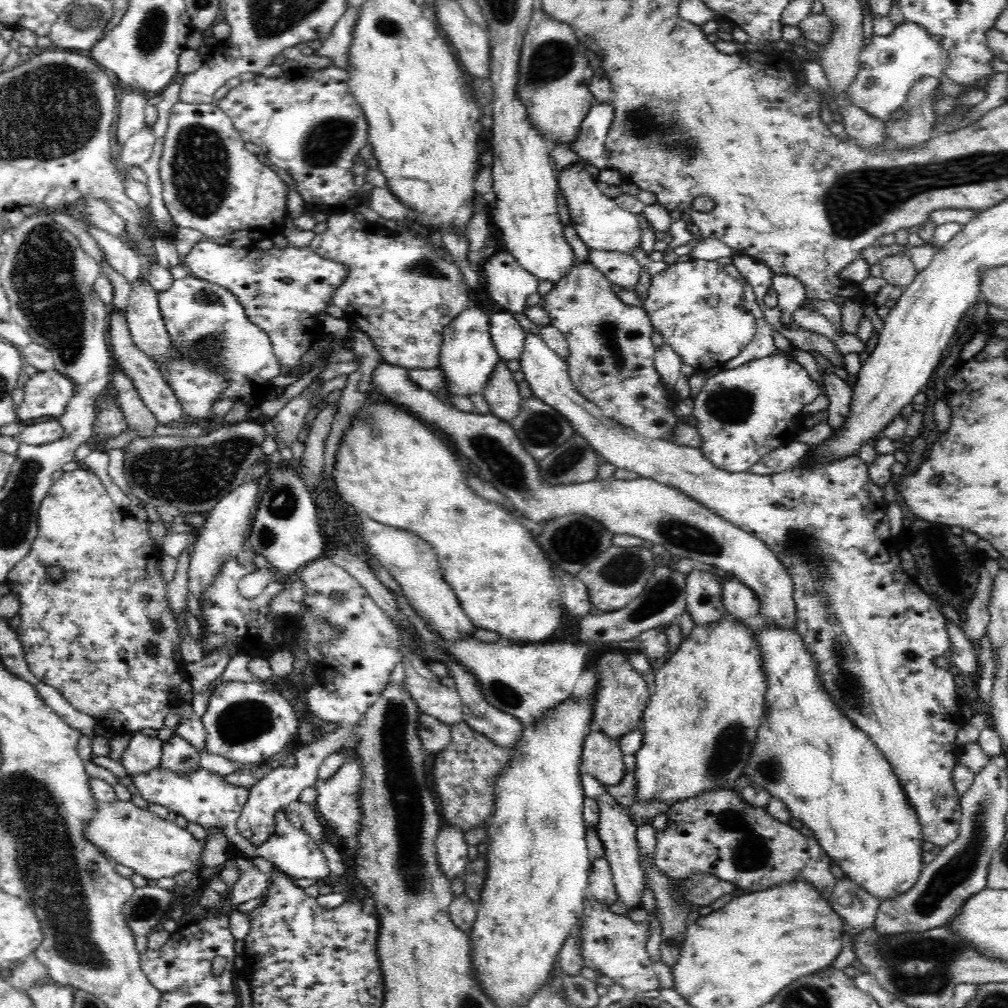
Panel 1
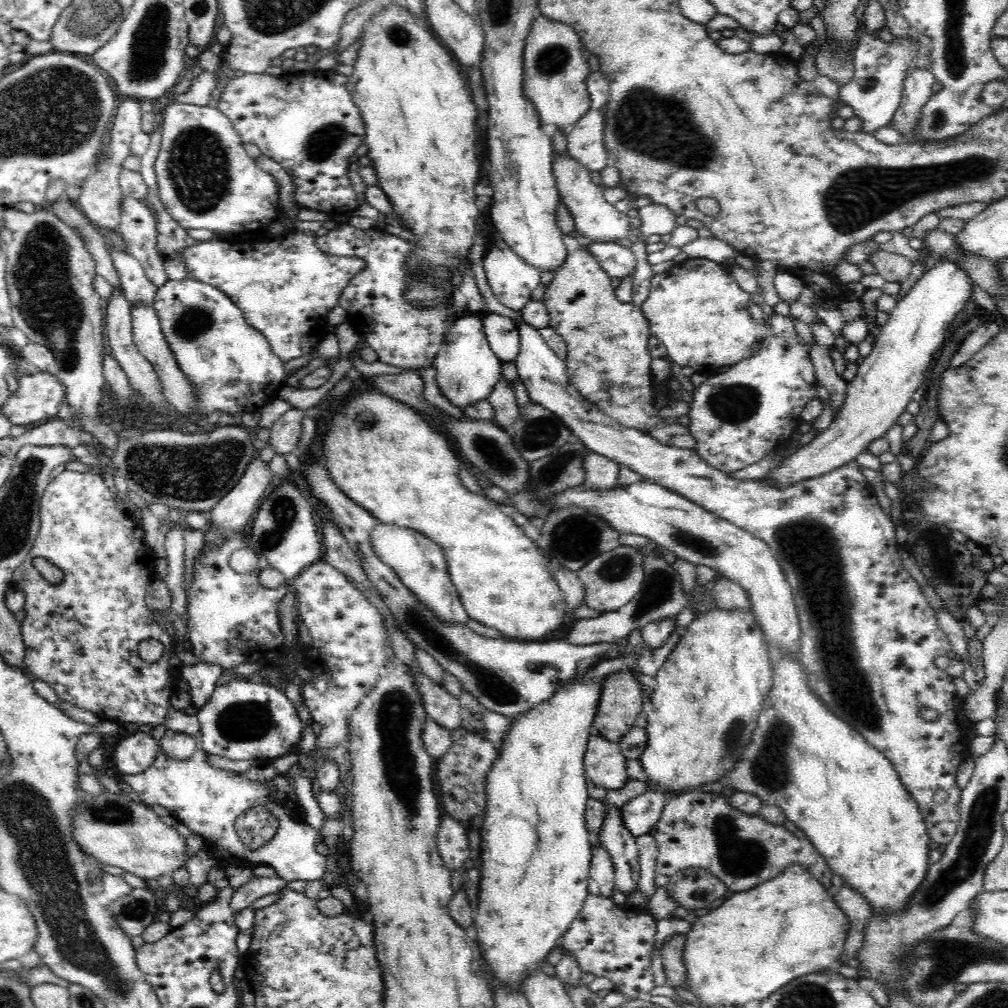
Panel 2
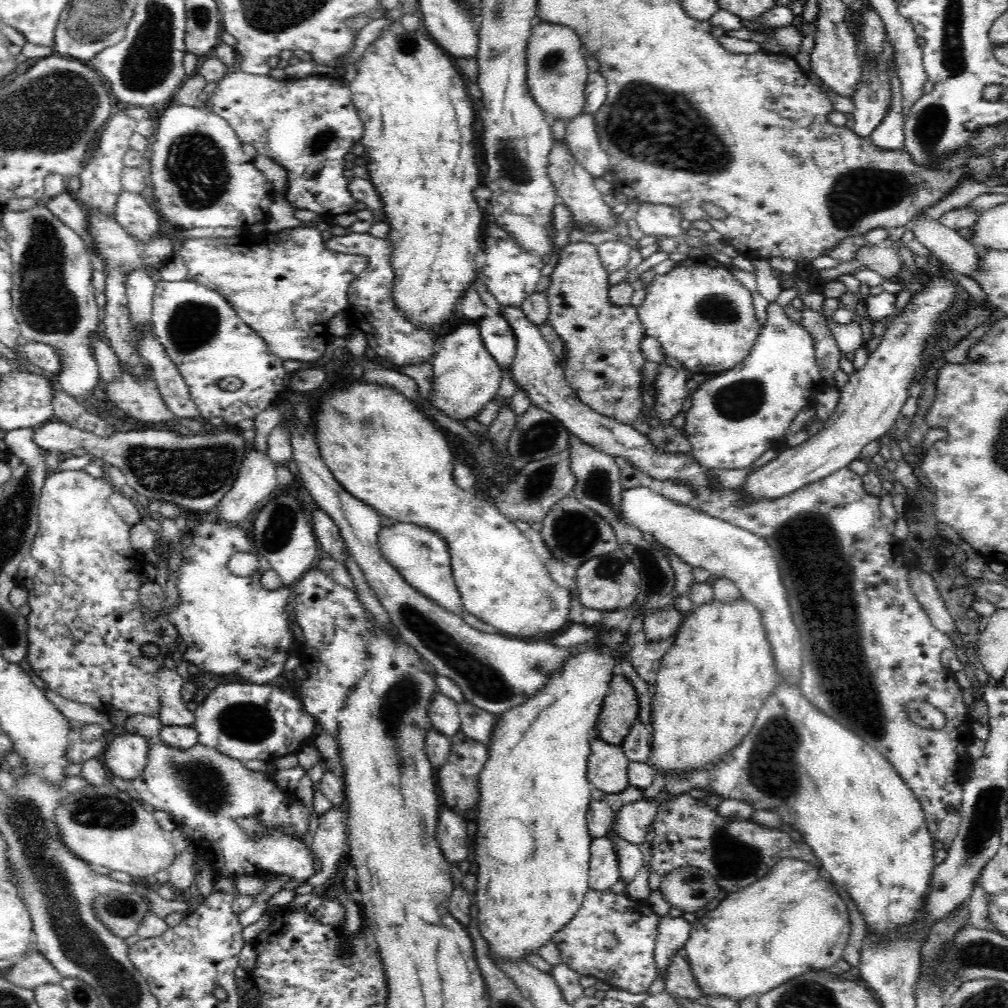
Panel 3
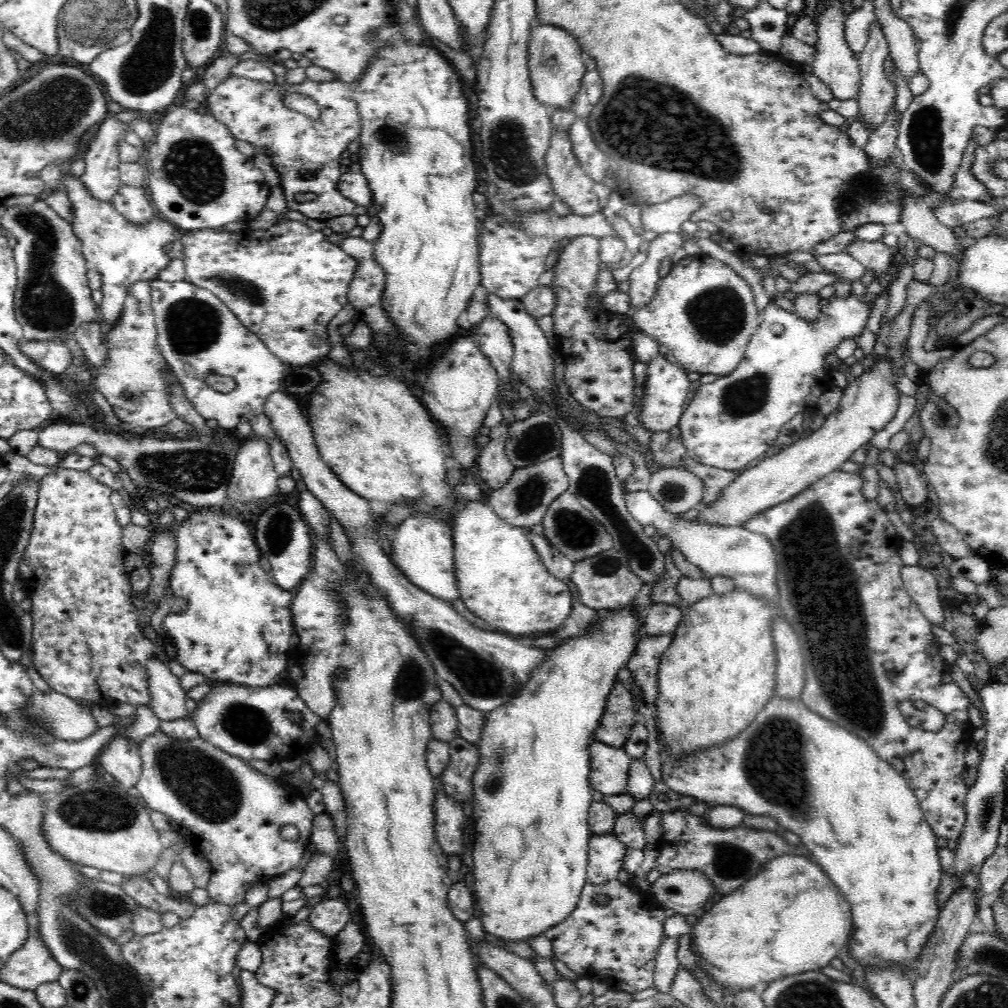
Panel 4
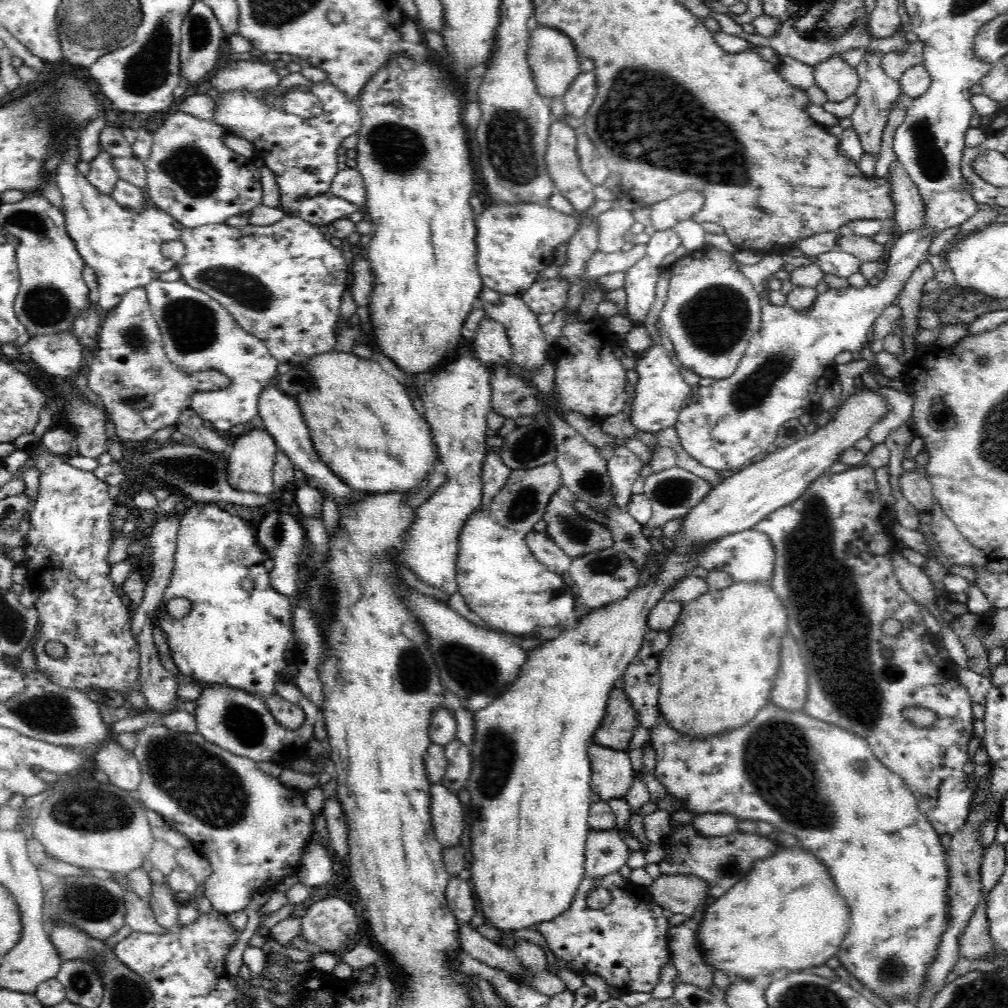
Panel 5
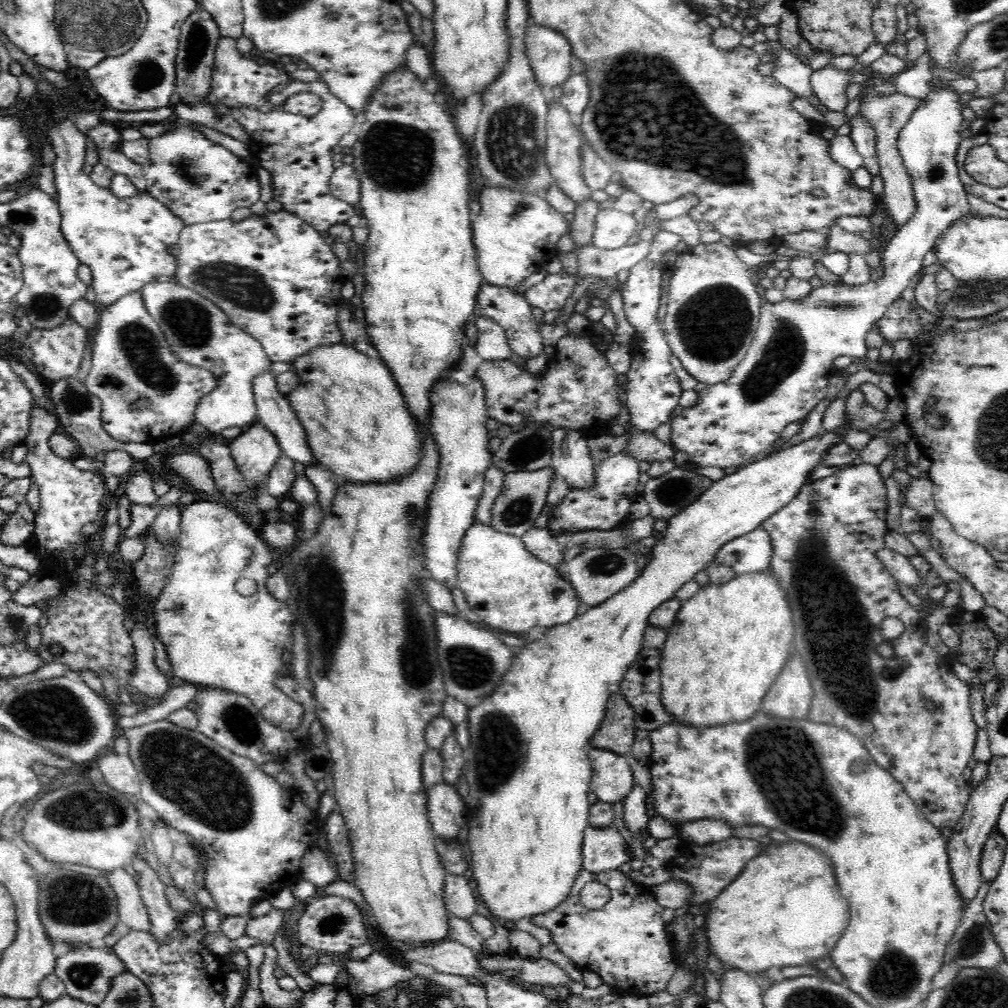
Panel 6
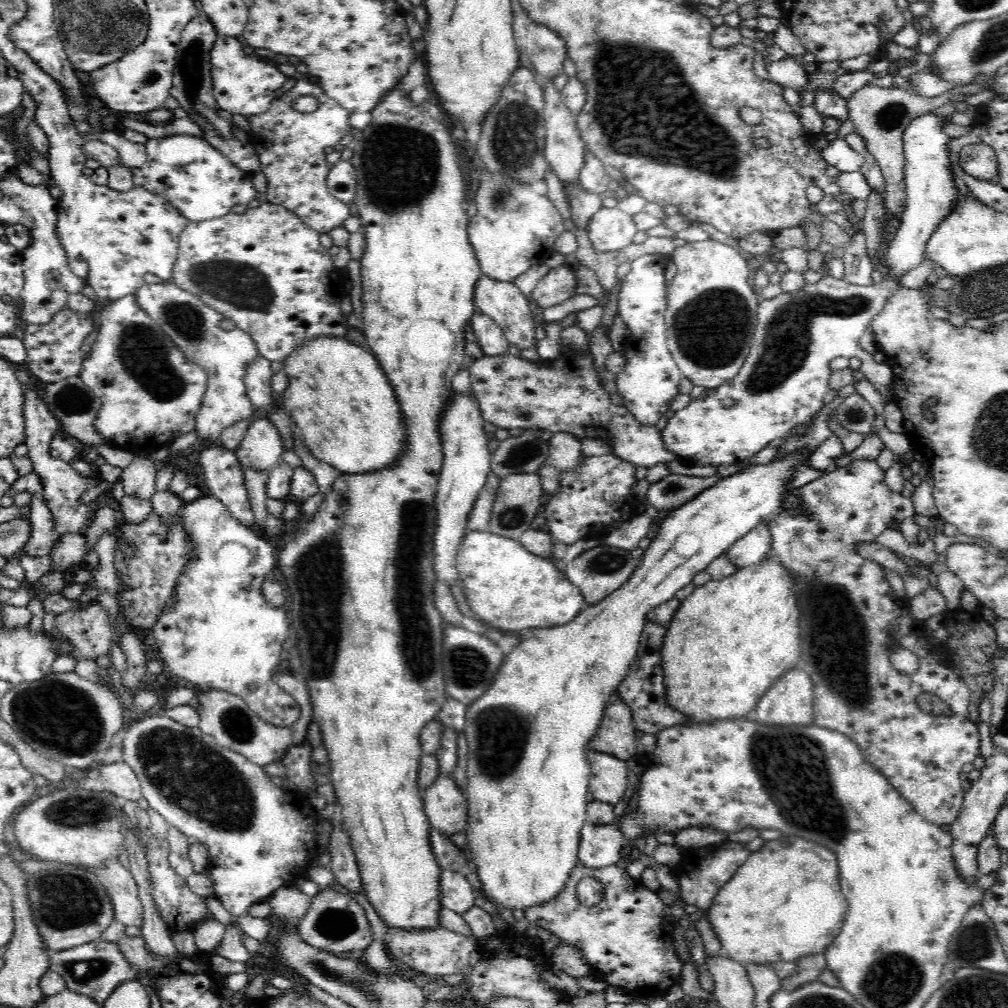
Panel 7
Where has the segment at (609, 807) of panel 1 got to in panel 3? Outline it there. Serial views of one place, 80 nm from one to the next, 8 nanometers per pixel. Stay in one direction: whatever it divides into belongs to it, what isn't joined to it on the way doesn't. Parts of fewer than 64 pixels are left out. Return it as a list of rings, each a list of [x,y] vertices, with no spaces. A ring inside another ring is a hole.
[[[614,828],[608,831],[606,837],[612,841],[618,857],[619,878],[625,884],[630,884],[636,878],[636,874],[643,864],[643,854],[639,846],[616,835]]]

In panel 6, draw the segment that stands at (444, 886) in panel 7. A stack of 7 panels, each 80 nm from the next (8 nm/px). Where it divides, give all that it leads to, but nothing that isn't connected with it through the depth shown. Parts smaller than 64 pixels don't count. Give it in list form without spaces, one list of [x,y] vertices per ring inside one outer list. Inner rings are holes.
[[[446,874],[443,891],[446,910],[450,915],[468,919],[481,908],[473,882],[464,875]]]

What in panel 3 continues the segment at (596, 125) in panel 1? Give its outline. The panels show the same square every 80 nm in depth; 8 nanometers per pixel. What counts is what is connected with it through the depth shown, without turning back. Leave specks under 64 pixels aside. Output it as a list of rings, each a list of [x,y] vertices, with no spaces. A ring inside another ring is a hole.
[[[582,113],[568,124],[565,142],[574,158],[594,178],[610,171],[610,156],[602,149],[597,134],[595,115]]]

